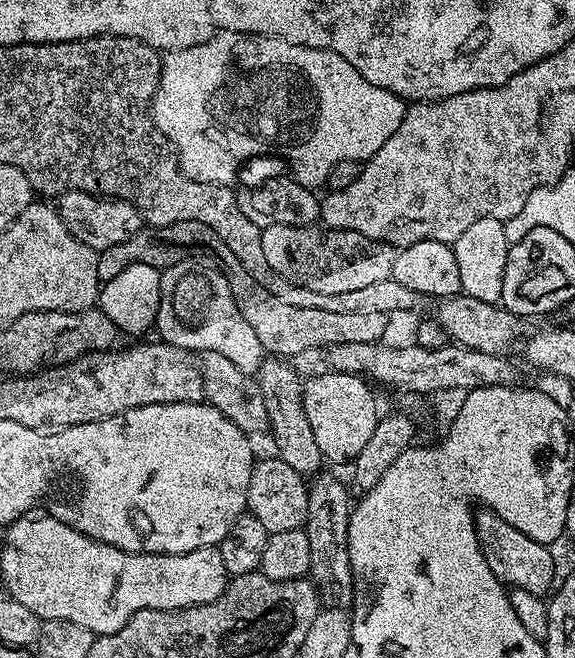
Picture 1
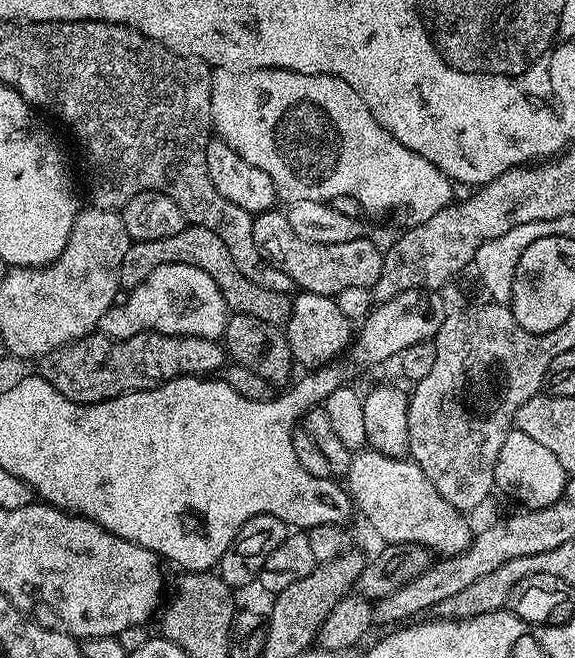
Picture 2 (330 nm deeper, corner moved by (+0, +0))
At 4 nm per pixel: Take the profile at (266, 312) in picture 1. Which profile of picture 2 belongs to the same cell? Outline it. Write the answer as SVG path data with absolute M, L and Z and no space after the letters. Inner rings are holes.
M193 224L186 226L182 234L170 234L170 238L154 238L153 240L138 240L129 243L126 250L126 258L122 258L122 274L120 275L120 287L124 290L137 288L158 266L170 266L171 264L185 264L186 266L199 266L218 282L218 290L222 290L222 298L233 313L241 312L250 314L250 318L262 318L262 322L270 322L281 326L287 325L292 309L292 296L278 290L265 290L255 282L250 282L242 270L234 263L234 257L230 250L226 250L226 242L218 238L218 234L206 230L202 226Z

